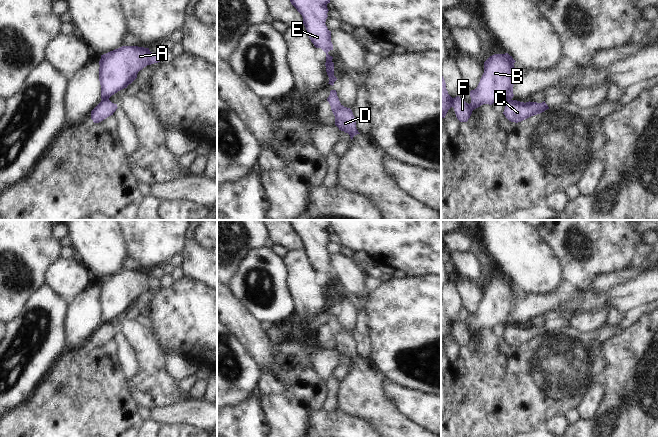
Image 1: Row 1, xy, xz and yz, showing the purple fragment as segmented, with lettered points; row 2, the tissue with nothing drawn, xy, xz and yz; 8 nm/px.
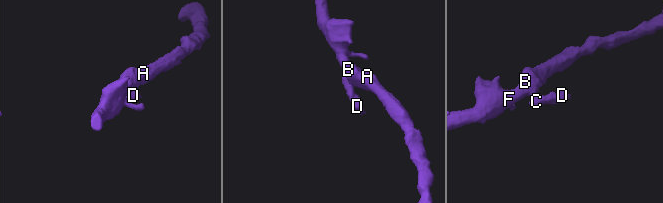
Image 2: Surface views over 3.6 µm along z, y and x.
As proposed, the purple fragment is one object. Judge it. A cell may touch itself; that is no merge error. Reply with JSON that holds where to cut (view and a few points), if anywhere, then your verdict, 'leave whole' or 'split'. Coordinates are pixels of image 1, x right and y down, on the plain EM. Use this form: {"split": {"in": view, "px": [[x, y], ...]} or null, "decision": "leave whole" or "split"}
{"split": {"in": "xy", "px": [[102, 323], [108, 324]]}, "decision": "split"}

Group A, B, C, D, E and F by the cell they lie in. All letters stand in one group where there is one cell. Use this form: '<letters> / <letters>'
A B E F / C D

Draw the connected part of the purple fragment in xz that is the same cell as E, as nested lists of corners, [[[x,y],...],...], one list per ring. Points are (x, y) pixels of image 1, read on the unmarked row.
[[[288,220],[291,228],[303,241],[303,248],[311,266],[316,272],[326,277],[326,287],[332,286],[333,281],[328,278],[333,274],[331,255],[325,246],[328,241],[327,228],[330,220]]]

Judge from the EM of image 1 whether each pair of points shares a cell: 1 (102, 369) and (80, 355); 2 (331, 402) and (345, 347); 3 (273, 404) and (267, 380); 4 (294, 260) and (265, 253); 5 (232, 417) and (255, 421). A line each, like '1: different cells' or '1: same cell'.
1: same cell
2: different cells
3: same cell
4: different cells
5: same cell

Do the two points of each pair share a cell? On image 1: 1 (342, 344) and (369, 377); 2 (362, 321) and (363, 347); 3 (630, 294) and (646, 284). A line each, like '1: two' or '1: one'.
1: one
2: one
3: one

